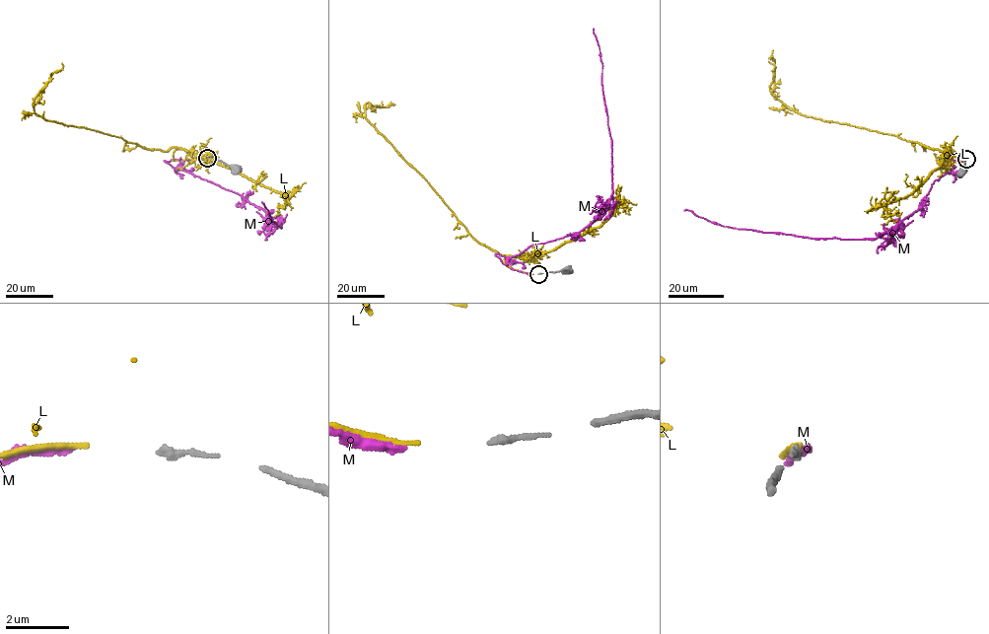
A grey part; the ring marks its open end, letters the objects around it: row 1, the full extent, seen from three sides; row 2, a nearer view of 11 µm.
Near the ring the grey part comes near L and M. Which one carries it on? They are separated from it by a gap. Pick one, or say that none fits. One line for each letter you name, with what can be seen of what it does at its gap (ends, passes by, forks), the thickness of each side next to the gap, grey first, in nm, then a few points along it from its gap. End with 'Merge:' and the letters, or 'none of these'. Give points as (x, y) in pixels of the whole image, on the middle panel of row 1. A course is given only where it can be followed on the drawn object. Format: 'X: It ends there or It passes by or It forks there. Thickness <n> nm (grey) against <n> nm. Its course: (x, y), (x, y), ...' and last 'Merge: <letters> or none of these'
M: It ends there. Thickness 240 nm (grey) against 200 nm. Its course: (531, 274), (511, 269), (495, 254), (515, 256), (531, 245), (579, 233), (612, 194), (611, 139), (594, 28)
Merge: M

